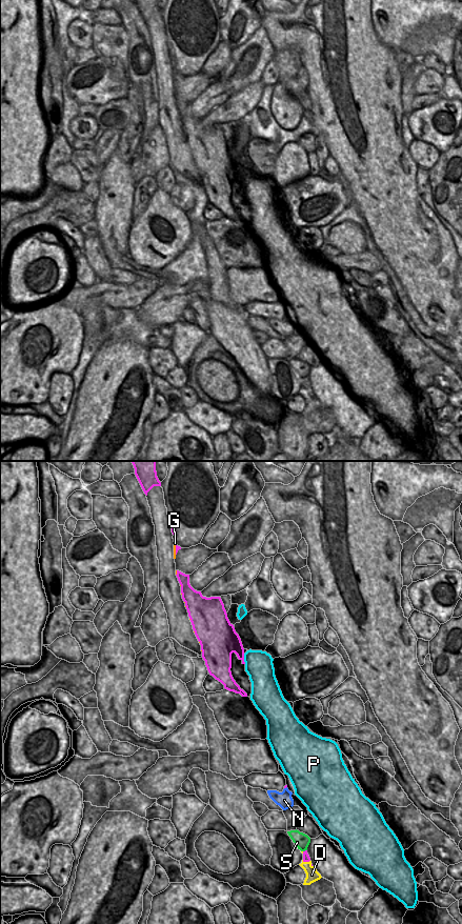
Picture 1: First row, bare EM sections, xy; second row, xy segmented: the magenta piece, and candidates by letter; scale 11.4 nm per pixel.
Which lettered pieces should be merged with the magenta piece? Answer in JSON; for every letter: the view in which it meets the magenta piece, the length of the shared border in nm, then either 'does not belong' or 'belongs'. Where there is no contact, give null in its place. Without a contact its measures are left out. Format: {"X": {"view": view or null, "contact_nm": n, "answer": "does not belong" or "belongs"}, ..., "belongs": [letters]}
{"D": {"view": "xy", "contact_nm": 100, "answer": "does not belong"}, "G": {"view": "xy", "contact_nm": 120, "answer": "does not belong"}, "N": {"view": "xy", "contact_nm": 50, "answer": "does not belong"}, "P": {"view": "xy", "contact_nm": 120, "answer": "does not belong"}, "S": {"view": "xy", "contact_nm": 60, "answer": "does not belong"}, "belongs": []}

